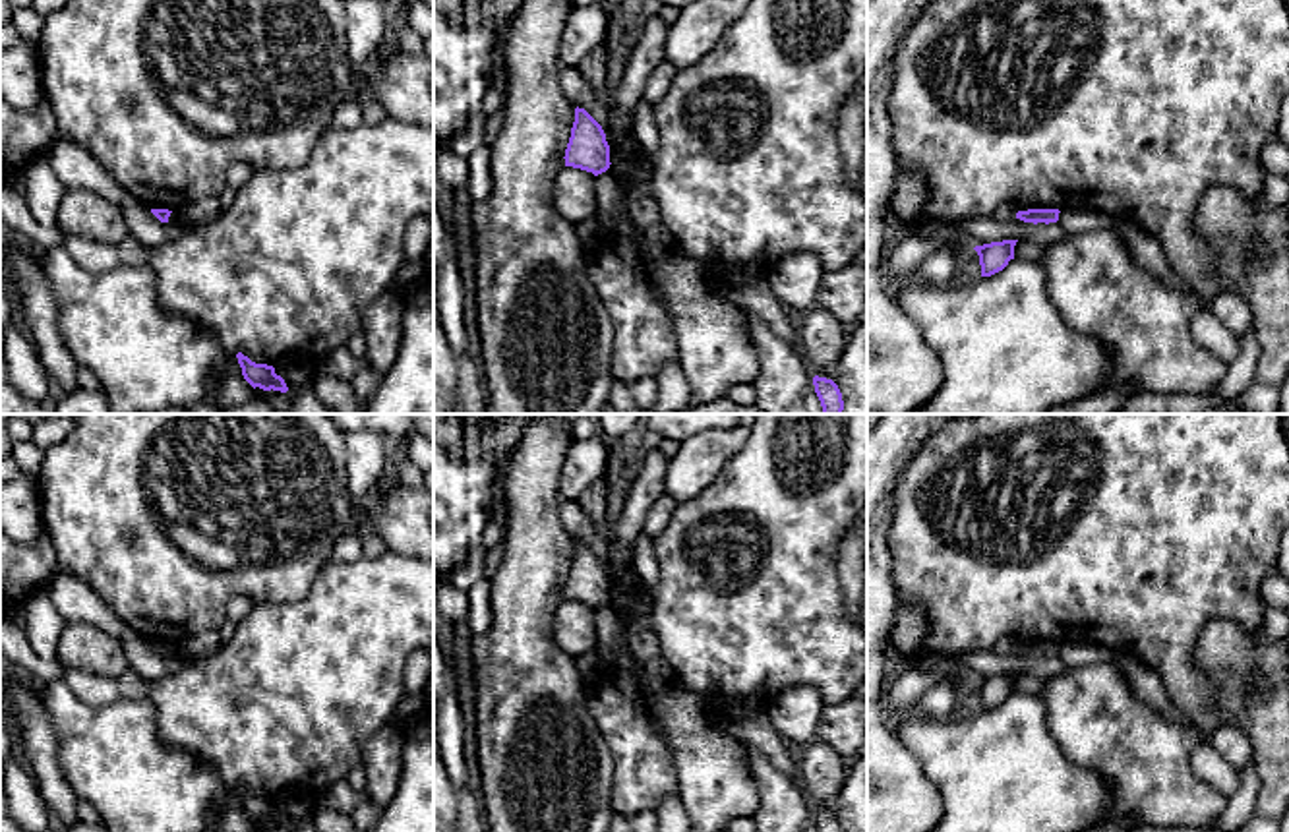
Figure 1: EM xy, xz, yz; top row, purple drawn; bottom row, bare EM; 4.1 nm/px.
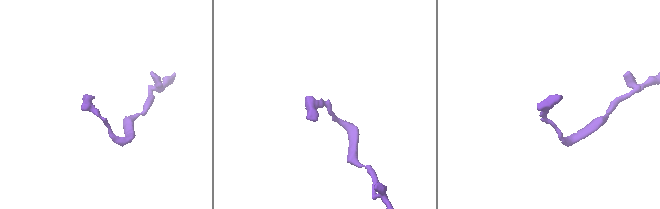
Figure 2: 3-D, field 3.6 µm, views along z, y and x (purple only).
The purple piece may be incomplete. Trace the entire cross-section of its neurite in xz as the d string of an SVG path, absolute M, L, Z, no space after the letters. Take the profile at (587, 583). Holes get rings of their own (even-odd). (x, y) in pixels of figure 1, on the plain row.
M575 542L575 555L563 592L565 600L581 602L594 609L606 606L612 598L606 567L585 542Z

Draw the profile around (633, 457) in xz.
M652 430L644 431L643 439L635 447L625 447L623 459L625 466L623 472L614 488L614 493L608 499L608 511L606 511L606 520L596 526L596 534L612 546L615 538L615 522L623 511L625 499L641 472L643 459L650 453L656 451L662 445L664 437Z

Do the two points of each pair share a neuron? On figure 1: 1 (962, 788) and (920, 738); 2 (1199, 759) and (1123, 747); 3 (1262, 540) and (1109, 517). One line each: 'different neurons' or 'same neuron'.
1: same neuron
2: different neurons
3: same neuron

